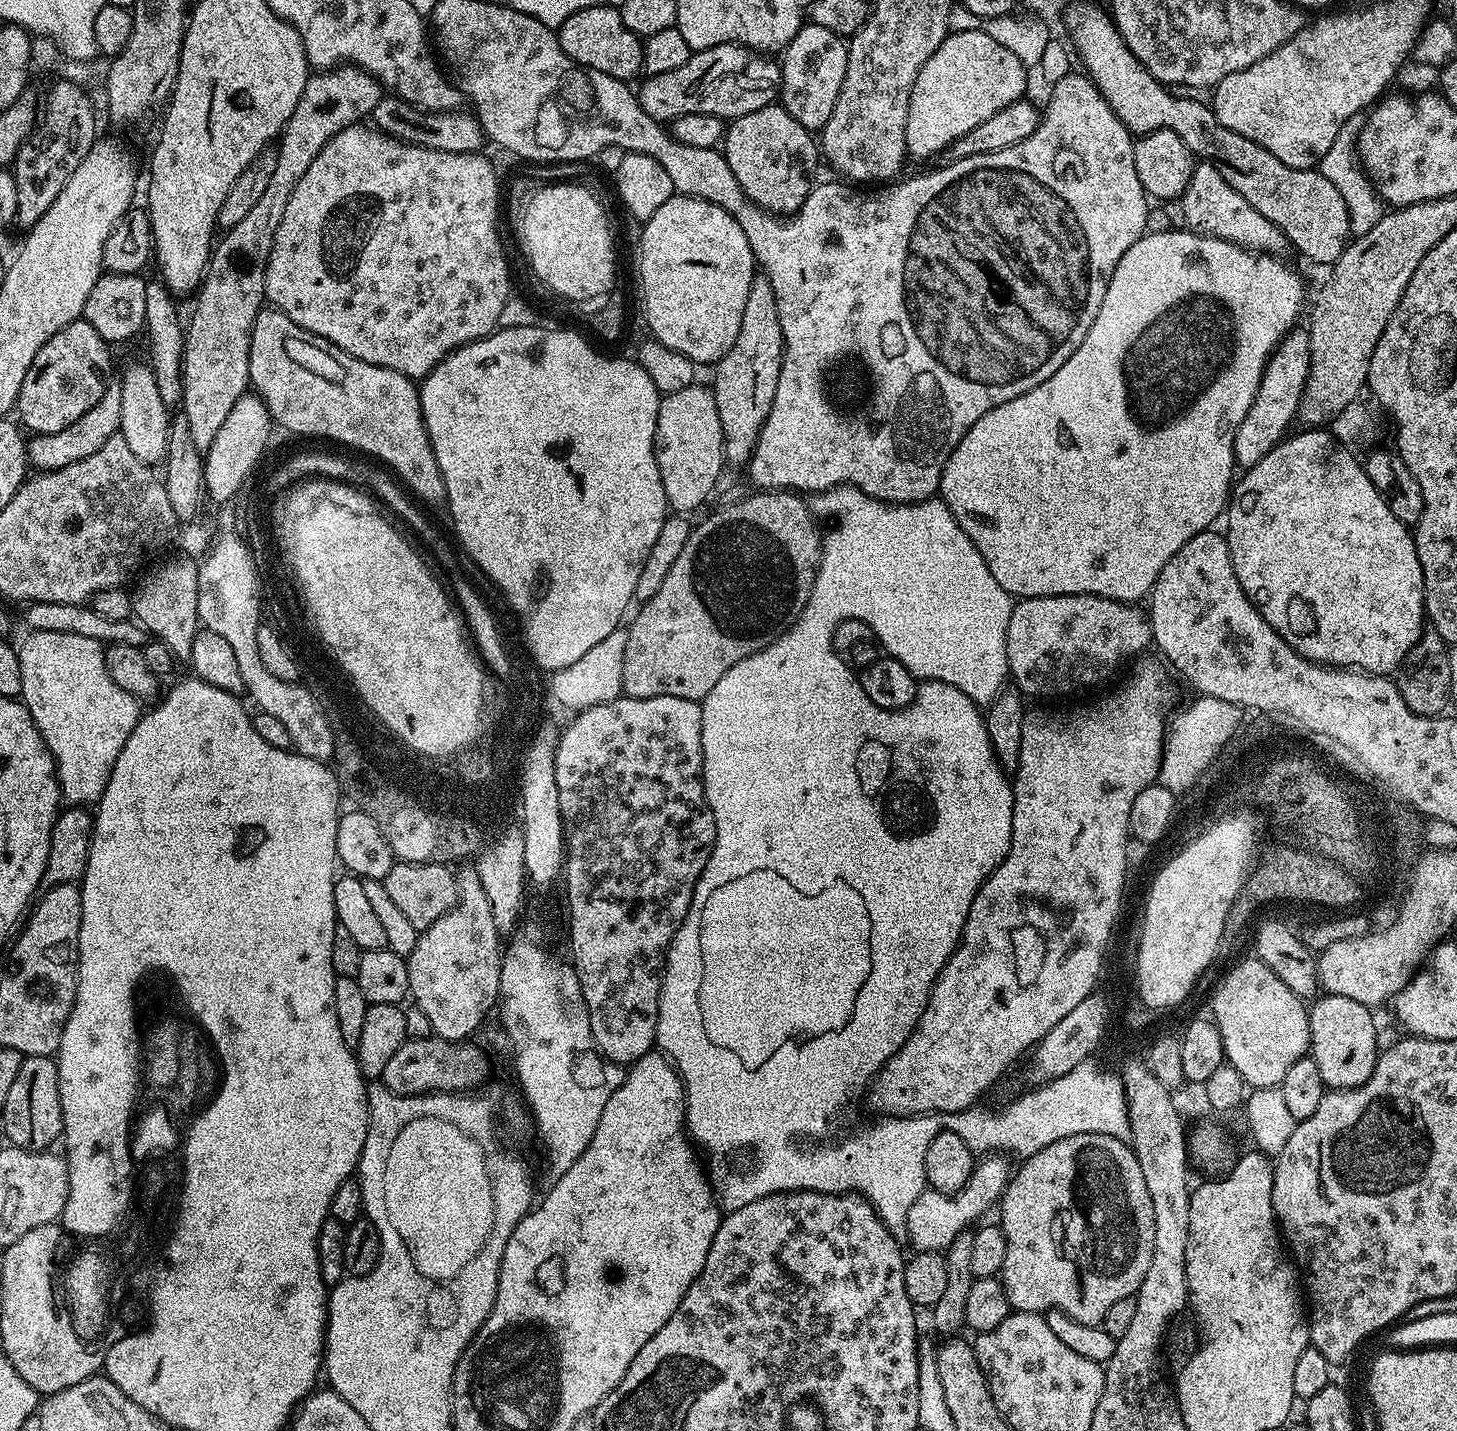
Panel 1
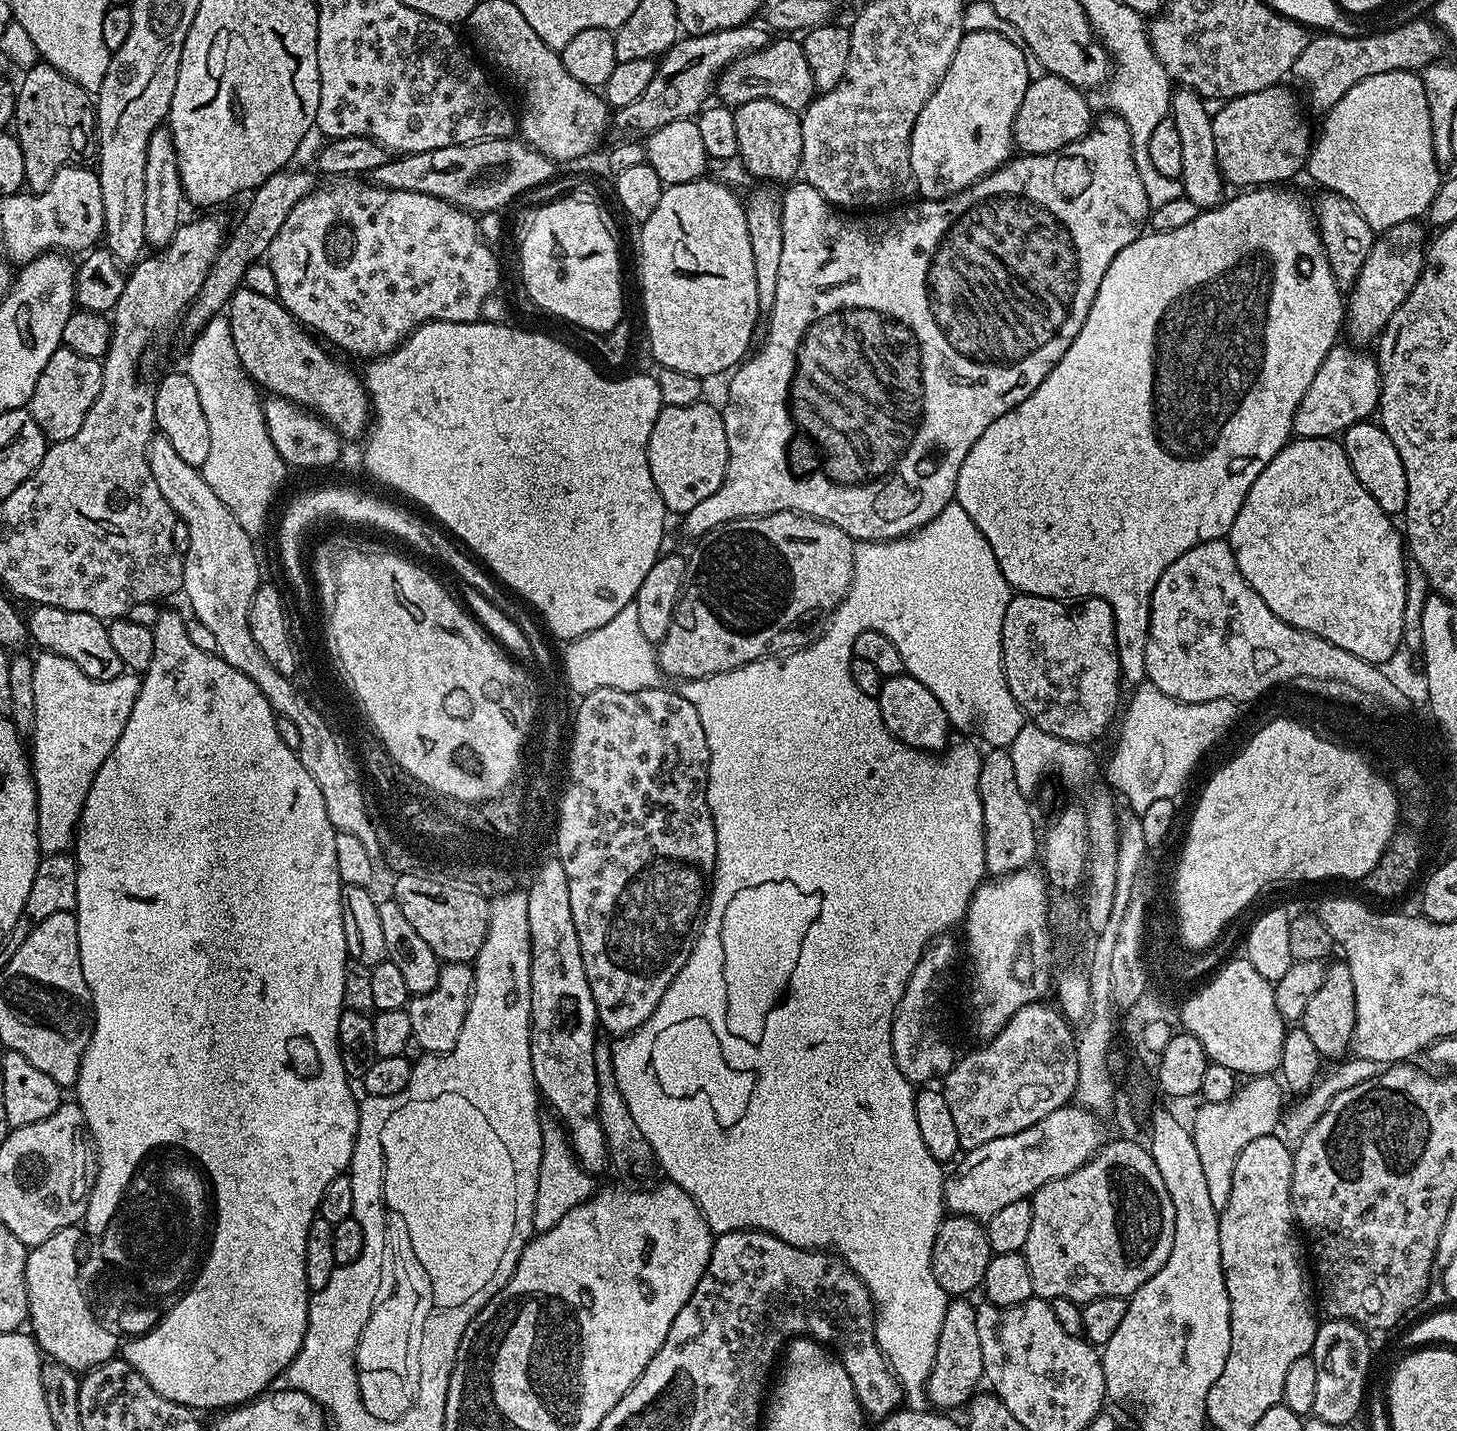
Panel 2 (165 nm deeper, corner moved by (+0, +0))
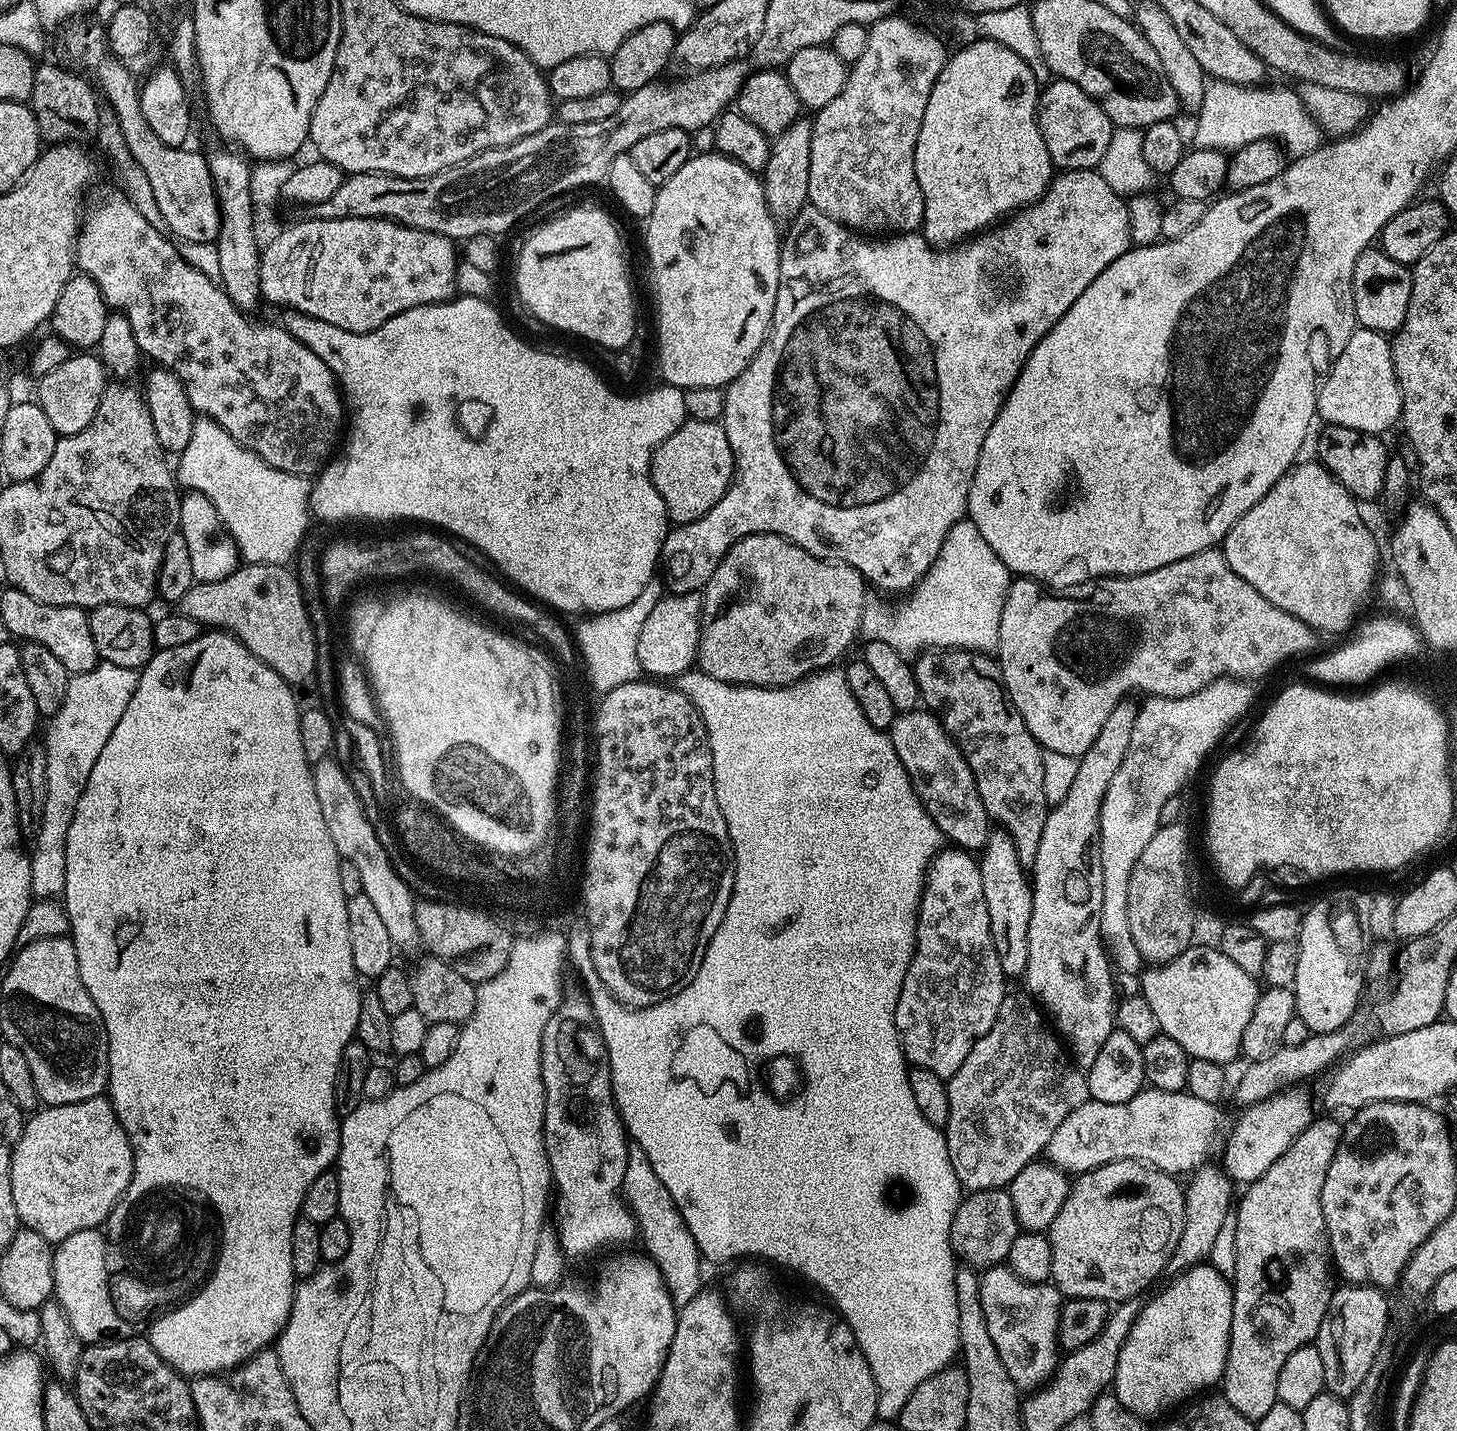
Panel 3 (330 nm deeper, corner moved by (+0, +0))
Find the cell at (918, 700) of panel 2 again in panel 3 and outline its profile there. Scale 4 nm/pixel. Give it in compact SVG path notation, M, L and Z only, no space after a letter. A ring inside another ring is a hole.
M932 710L899 713L890 735L894 750L912 780L920 805L938 826L941 837L961 850L983 849L990 831L990 817L962 750L958 750L956 743L949 738L939 715Z

